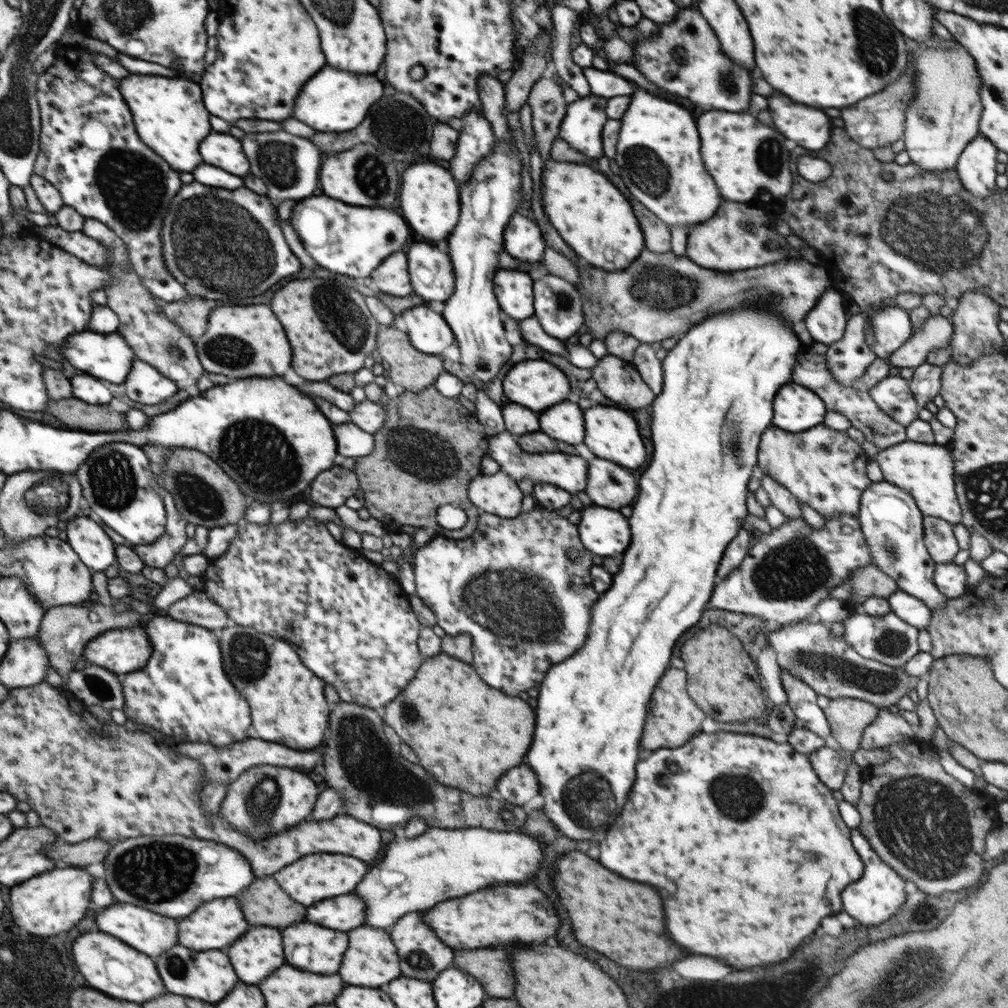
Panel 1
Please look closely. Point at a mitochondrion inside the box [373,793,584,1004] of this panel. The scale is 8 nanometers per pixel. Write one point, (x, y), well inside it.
(420, 960)

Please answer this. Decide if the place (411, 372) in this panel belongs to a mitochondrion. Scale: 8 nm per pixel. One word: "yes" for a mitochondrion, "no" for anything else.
no

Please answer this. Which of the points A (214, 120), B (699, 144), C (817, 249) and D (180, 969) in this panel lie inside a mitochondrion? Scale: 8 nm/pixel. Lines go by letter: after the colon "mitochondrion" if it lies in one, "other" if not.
A: other
B: other
C: other
D: mitochondrion

